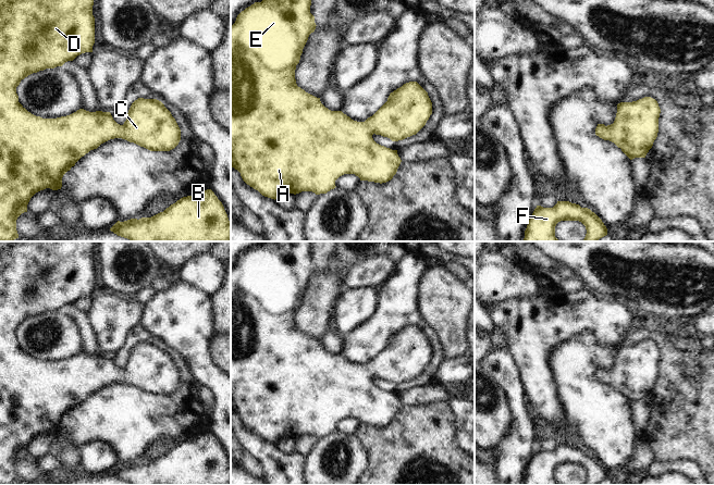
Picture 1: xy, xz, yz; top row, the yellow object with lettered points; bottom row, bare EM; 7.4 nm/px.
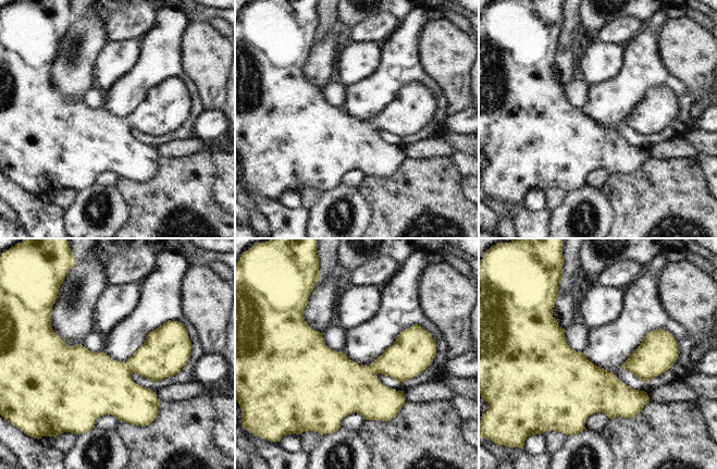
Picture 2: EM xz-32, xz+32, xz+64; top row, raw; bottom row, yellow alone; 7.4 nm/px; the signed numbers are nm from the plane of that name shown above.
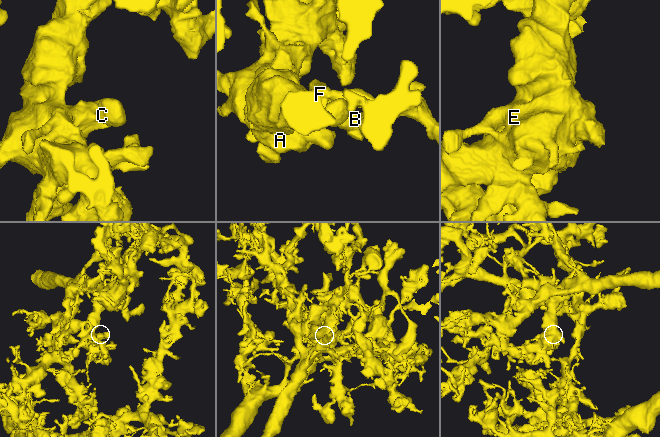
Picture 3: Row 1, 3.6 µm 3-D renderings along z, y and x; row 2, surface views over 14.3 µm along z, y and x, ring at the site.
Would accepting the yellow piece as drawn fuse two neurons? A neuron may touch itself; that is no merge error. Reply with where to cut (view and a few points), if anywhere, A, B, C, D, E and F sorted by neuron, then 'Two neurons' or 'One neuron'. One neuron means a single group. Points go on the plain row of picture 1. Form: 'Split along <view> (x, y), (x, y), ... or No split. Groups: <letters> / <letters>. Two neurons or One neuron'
No split. Groups: A B C D E F. One neuron.

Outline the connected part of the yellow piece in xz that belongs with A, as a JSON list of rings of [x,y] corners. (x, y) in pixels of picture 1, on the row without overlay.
[[[264,241],[261,246],[255,246],[242,254],[235,266],[231,270],[231,410],[241,416],[243,424],[258,434],[262,439],[276,443],[285,437],[299,437],[301,435],[312,435],[316,438],[327,437],[334,433],[335,424],[344,418],[355,418],[360,424],[374,426],[386,426],[393,422],[402,406],[397,394],[392,394],[377,387],[372,378],[381,378],[390,382],[392,385],[403,384],[416,378],[427,366],[432,358],[432,346],[428,336],[417,326],[409,325],[404,327],[390,337],[387,345],[365,365],[357,365],[344,358],[342,355],[331,355],[325,351],[320,341],[317,341],[297,329],[295,323],[296,309],[299,307],[303,293],[308,281],[316,273],[315,260],[310,257],[310,241]]]

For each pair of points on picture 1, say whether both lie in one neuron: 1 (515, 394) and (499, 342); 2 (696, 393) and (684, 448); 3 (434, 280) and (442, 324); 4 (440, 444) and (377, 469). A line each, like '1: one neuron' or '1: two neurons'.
1: two neurons
2: one neuron
3: one neuron
4: one neuron

